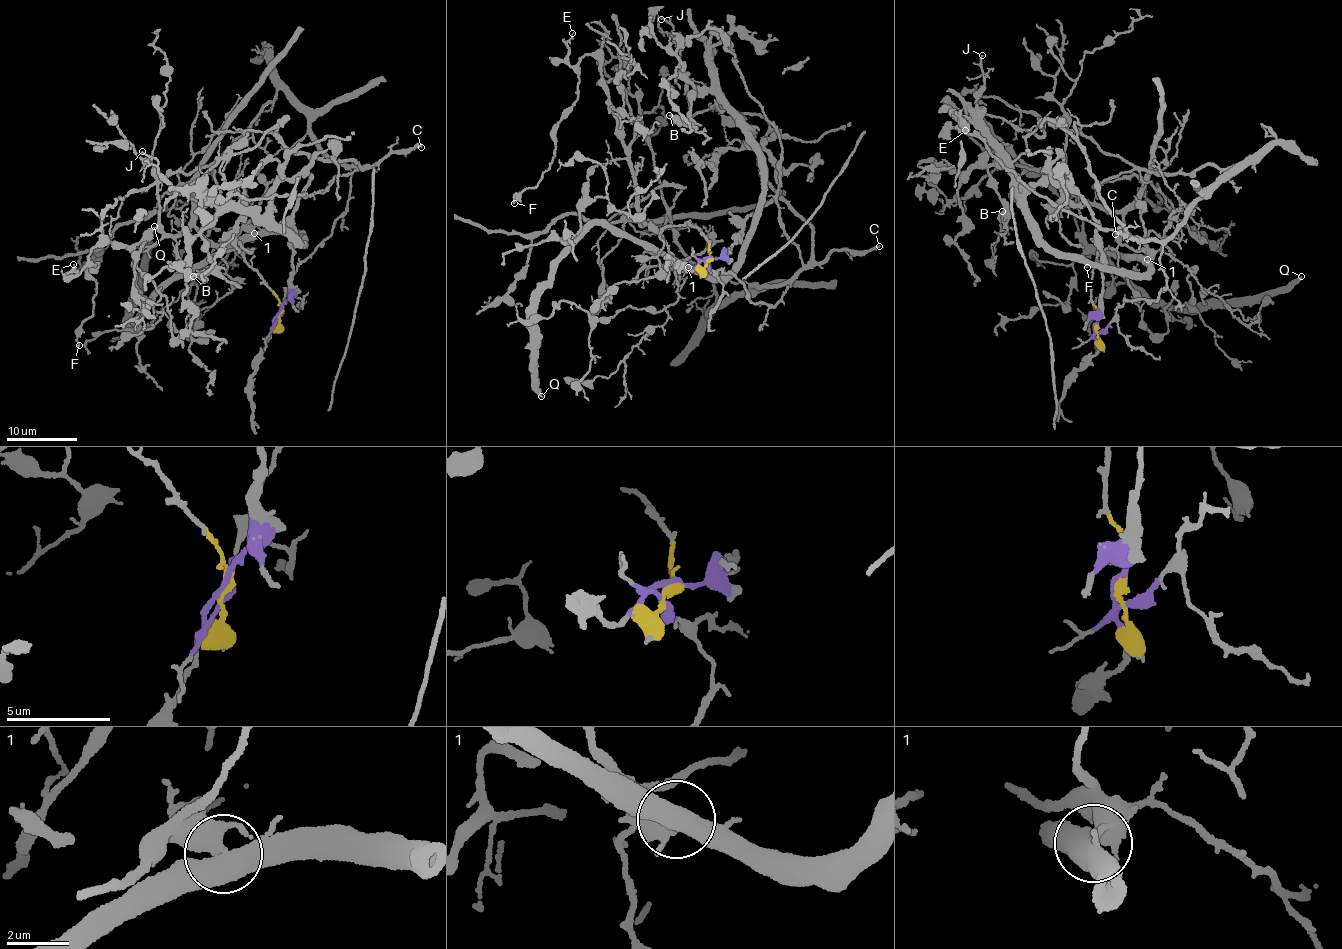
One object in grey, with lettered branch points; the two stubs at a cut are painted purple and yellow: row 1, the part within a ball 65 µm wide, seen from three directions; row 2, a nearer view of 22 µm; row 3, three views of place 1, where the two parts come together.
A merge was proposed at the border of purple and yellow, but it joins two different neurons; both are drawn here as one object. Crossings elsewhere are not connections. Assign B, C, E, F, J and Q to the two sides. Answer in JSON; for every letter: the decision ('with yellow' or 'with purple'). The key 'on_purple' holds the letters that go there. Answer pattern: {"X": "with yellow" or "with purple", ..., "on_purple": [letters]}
{"B": "with purple", "C": "with purple", "E": "with yellow", "F": "with yellow", "J": "with purple", "Q": "with purple", "on_purple": ["B", "C", "J", "Q"]}

